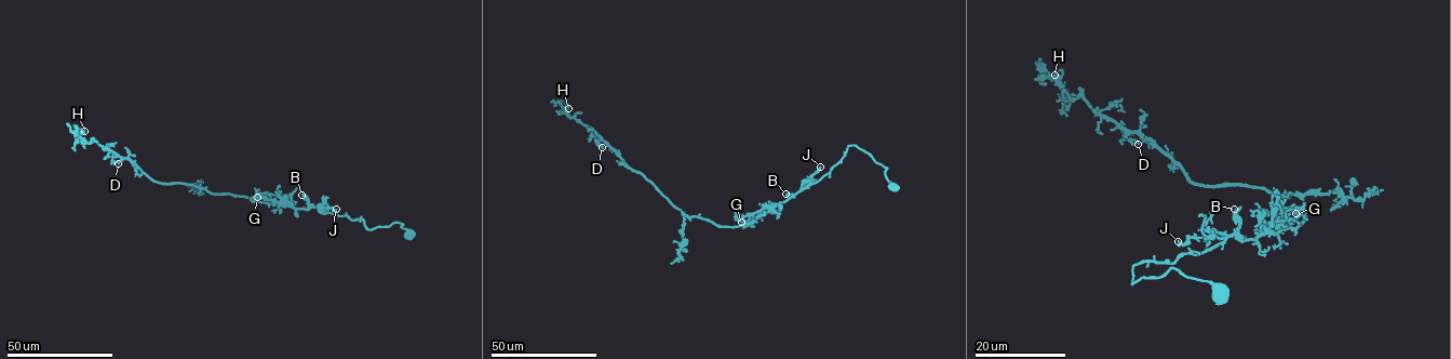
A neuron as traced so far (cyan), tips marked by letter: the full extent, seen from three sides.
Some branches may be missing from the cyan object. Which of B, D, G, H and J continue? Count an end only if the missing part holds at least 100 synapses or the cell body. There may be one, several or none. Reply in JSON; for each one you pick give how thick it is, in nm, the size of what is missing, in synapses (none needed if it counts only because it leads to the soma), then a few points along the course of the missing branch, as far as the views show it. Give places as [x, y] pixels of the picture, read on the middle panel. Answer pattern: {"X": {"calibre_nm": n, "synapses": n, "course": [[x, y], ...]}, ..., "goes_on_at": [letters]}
{"goes_on_at": []}

